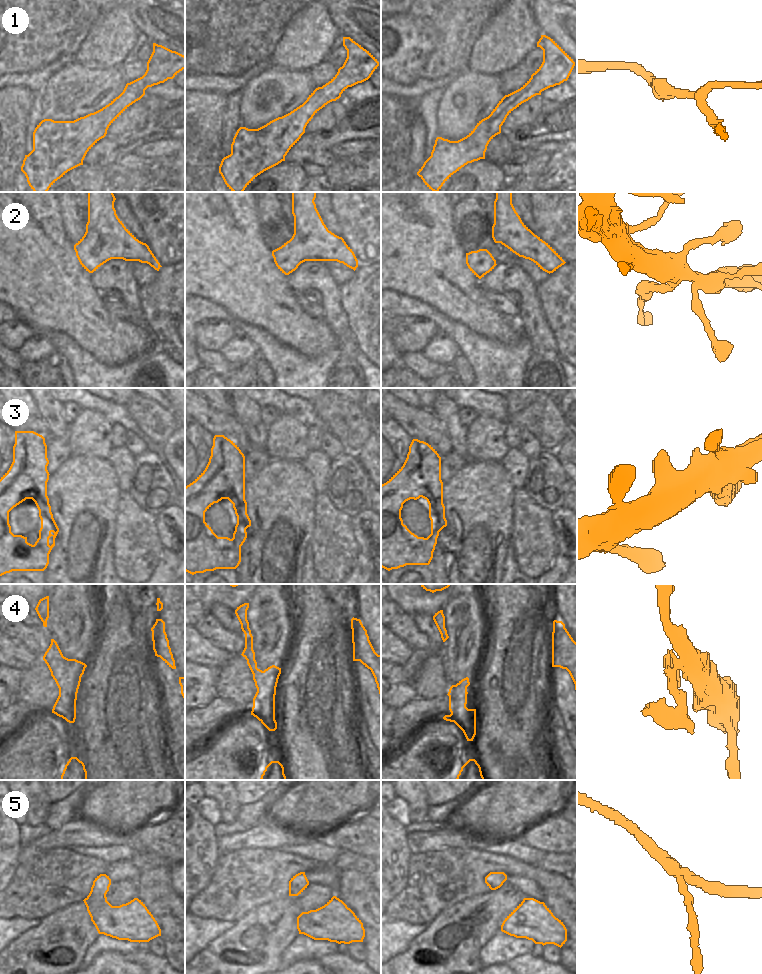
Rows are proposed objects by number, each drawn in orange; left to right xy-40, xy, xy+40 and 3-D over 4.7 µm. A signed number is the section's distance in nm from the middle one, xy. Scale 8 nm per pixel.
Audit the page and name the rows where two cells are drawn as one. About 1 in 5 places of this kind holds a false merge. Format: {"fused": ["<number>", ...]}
{"fused": ["4"]}

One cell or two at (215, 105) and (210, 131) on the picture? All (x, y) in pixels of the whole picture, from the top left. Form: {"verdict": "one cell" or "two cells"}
{"verdict": "one cell"}

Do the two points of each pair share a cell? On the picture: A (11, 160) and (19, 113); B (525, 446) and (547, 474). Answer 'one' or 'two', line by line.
A: one
B: two

